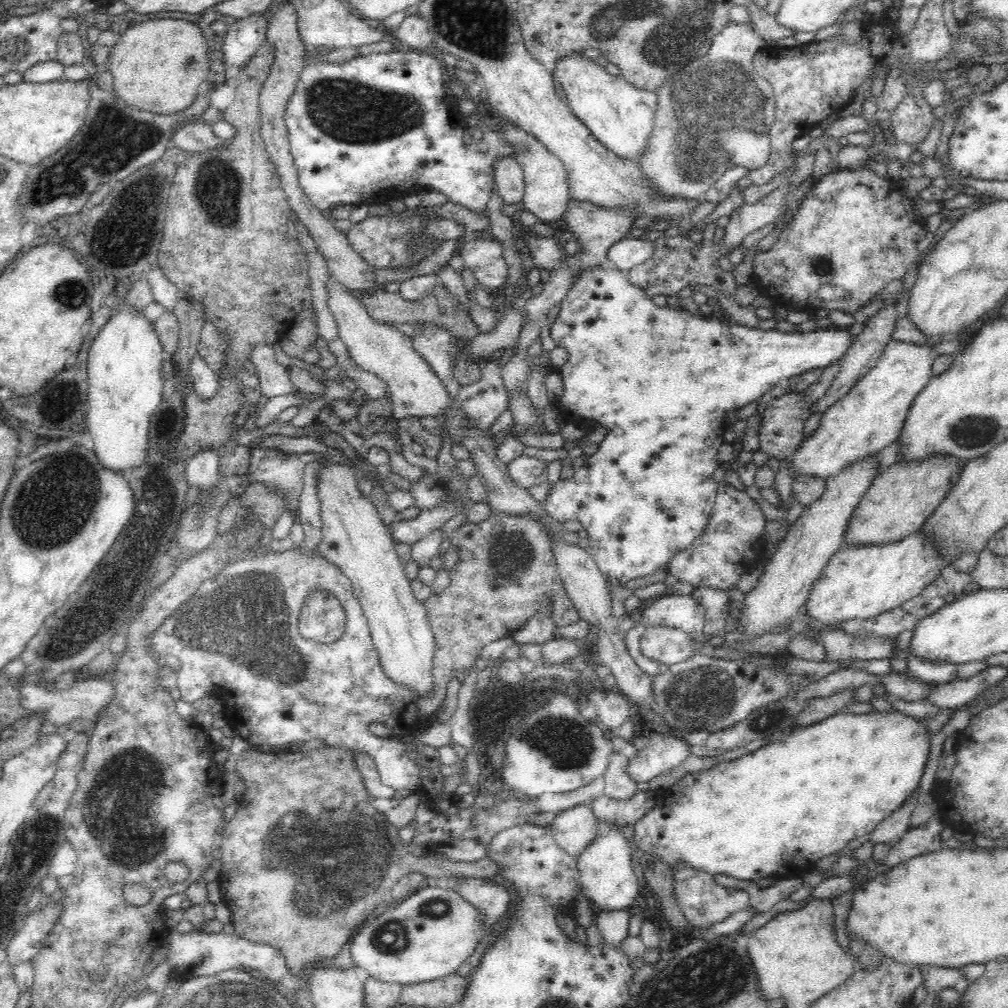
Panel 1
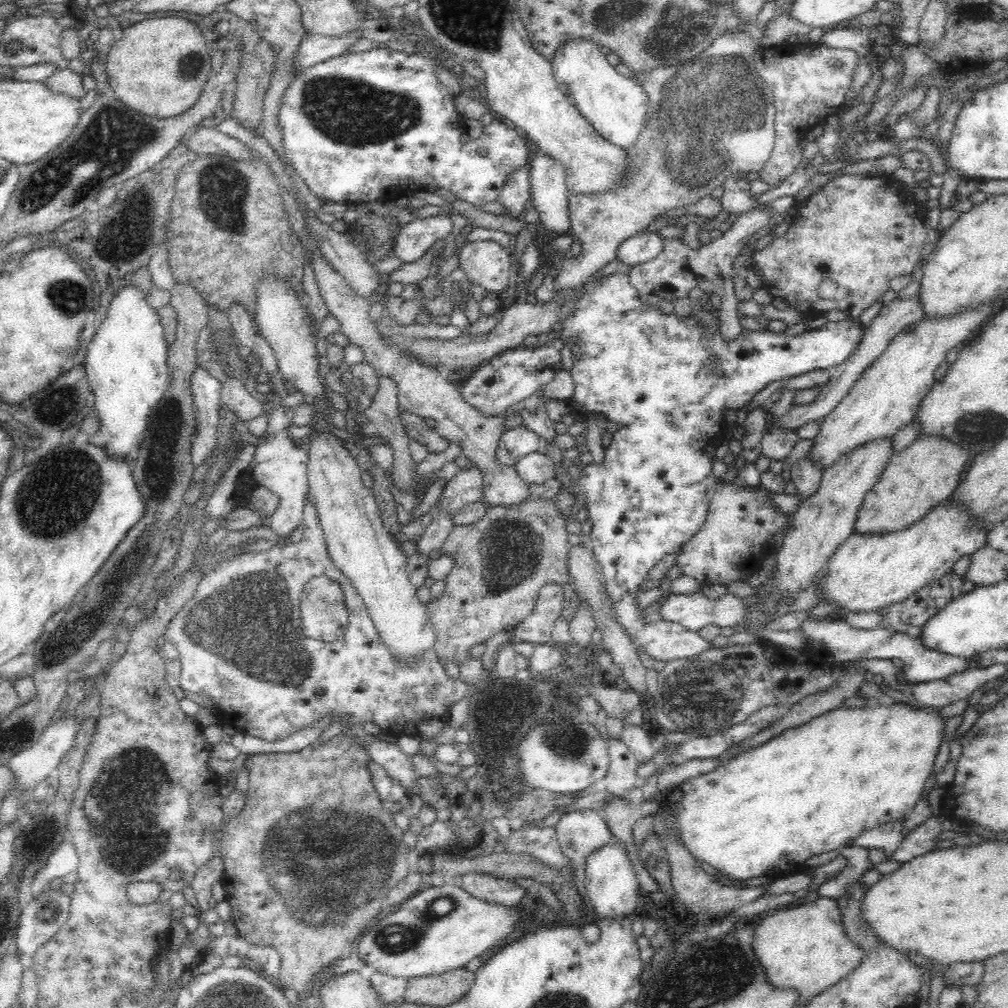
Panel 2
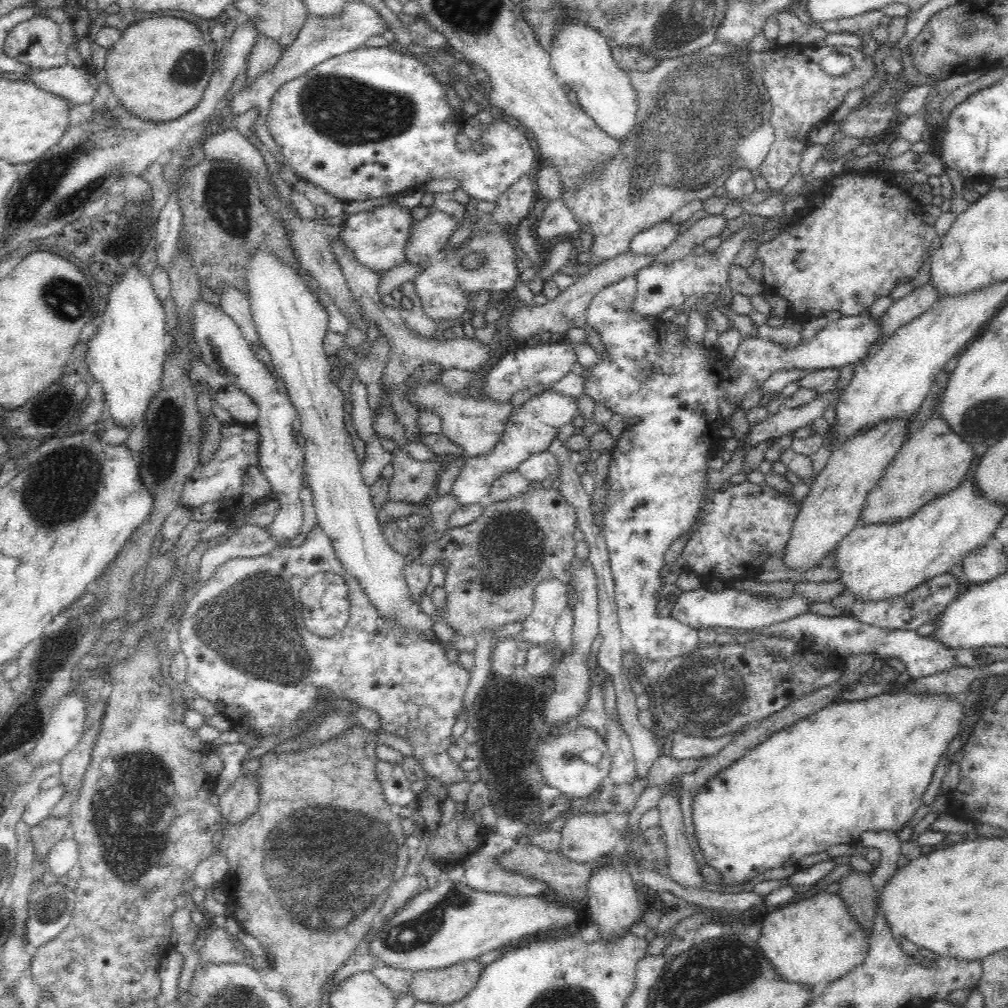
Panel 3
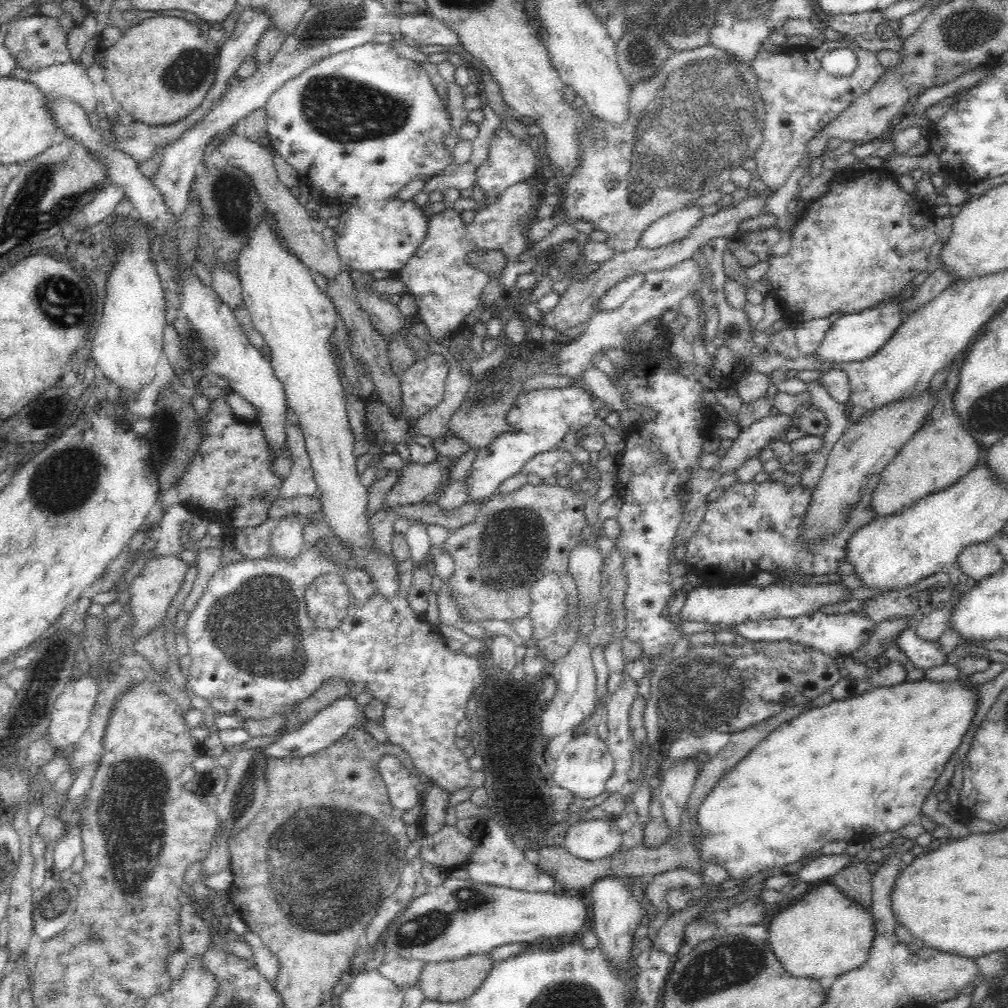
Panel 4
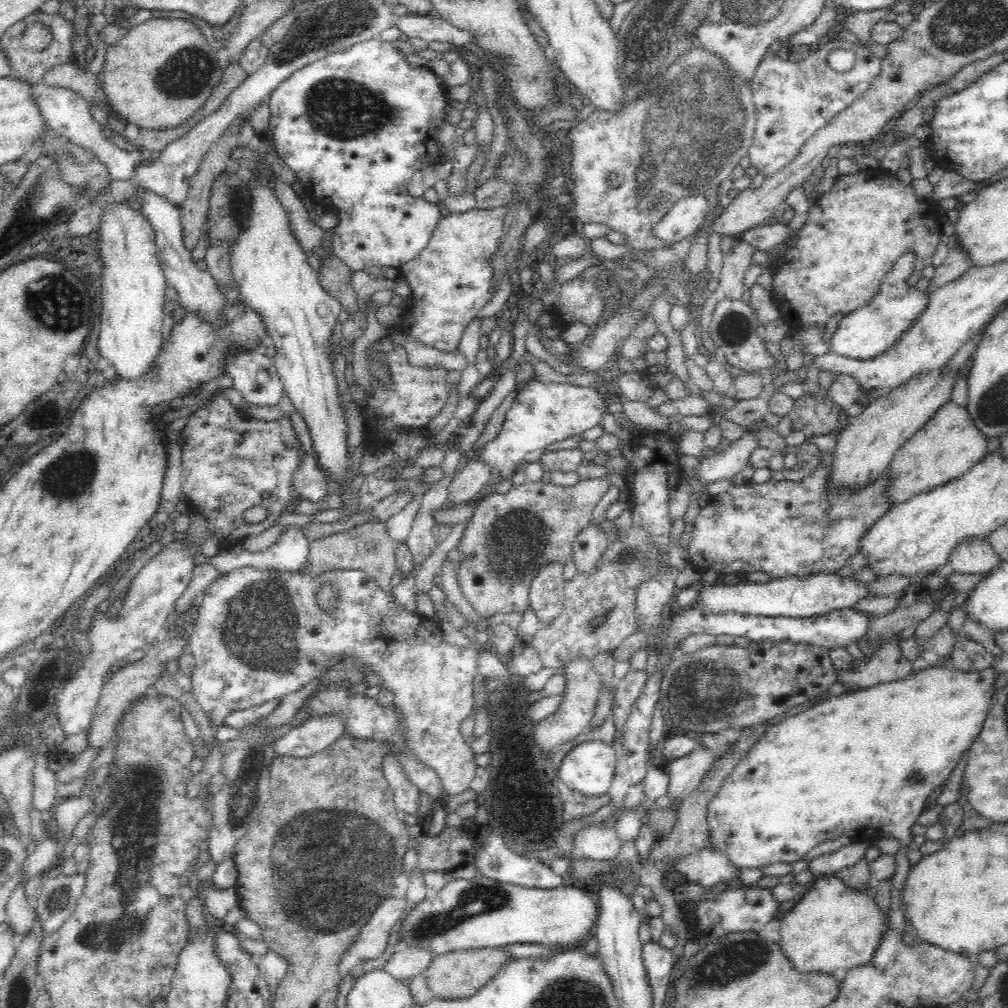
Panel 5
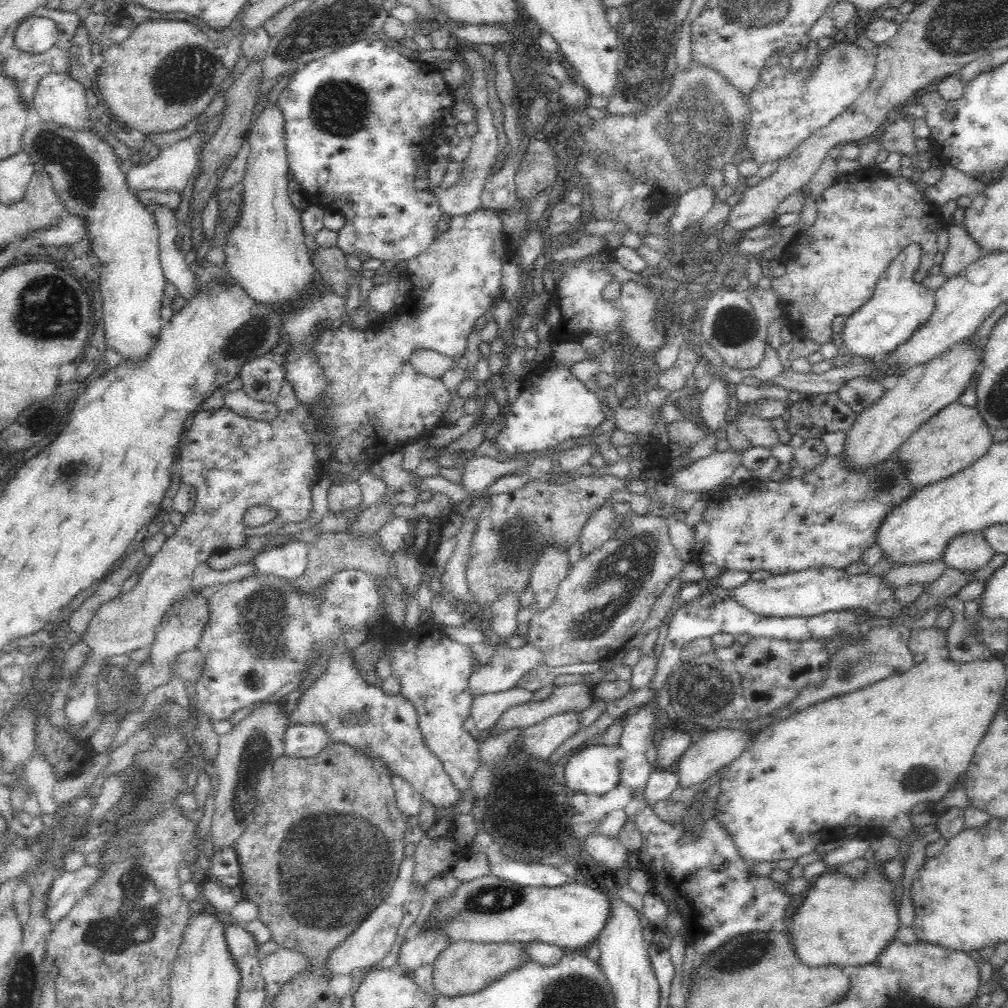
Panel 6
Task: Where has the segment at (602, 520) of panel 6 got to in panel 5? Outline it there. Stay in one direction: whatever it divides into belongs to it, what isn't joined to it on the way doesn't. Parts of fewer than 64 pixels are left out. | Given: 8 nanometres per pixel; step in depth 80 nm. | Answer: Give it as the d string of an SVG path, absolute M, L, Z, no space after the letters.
M594 524L588 525L580 532L571 551L571 561L578 574L583 574L583 576L594 574L594 570L598 568L600 558L607 550L610 541L611 539Z

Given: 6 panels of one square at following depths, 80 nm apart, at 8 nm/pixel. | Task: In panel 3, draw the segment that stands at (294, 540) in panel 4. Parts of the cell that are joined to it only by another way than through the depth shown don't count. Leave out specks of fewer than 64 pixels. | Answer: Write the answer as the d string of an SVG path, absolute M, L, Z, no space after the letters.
M203 299L196 301L189 310L191 314L191 321L193 326L193 338L198 343L201 350L201 359L203 364L207 364L211 370L215 370L223 374L230 384L237 386L254 400L259 406L259 415L255 420L259 426L259 444L258 452L256 452L256 461L258 461L258 469L262 471L264 479L270 483L270 490L276 494L279 508L276 515L268 527L270 535L276 541L287 540L287 538L294 538L300 533L300 526L304 522L304 513L302 508L302 501L300 499L300 492L305 488L306 472L305 472L305 456L302 446L296 444L293 436L292 423L294 417L297 415L295 406L291 400L284 393L280 393L276 387L278 378L274 375L271 367L267 367L262 362L256 359L255 352L252 351L251 346L244 339L242 331L238 329L238 325L232 321L230 316L226 315L222 309L216 309L214 306L208 305Z

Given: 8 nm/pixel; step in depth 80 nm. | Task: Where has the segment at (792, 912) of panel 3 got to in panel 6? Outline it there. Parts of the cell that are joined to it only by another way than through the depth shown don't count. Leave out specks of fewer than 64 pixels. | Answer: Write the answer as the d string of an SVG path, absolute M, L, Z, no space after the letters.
M892 835L872 839L875 860L863 877L850 879L848 875L832 870L816 878L785 930L800 963L808 967L870 964L892 938L897 938L896 932L901 927L892 905L892 883L886 880L876 864L880 866L882 862L898 857L900 843L900 839Z

